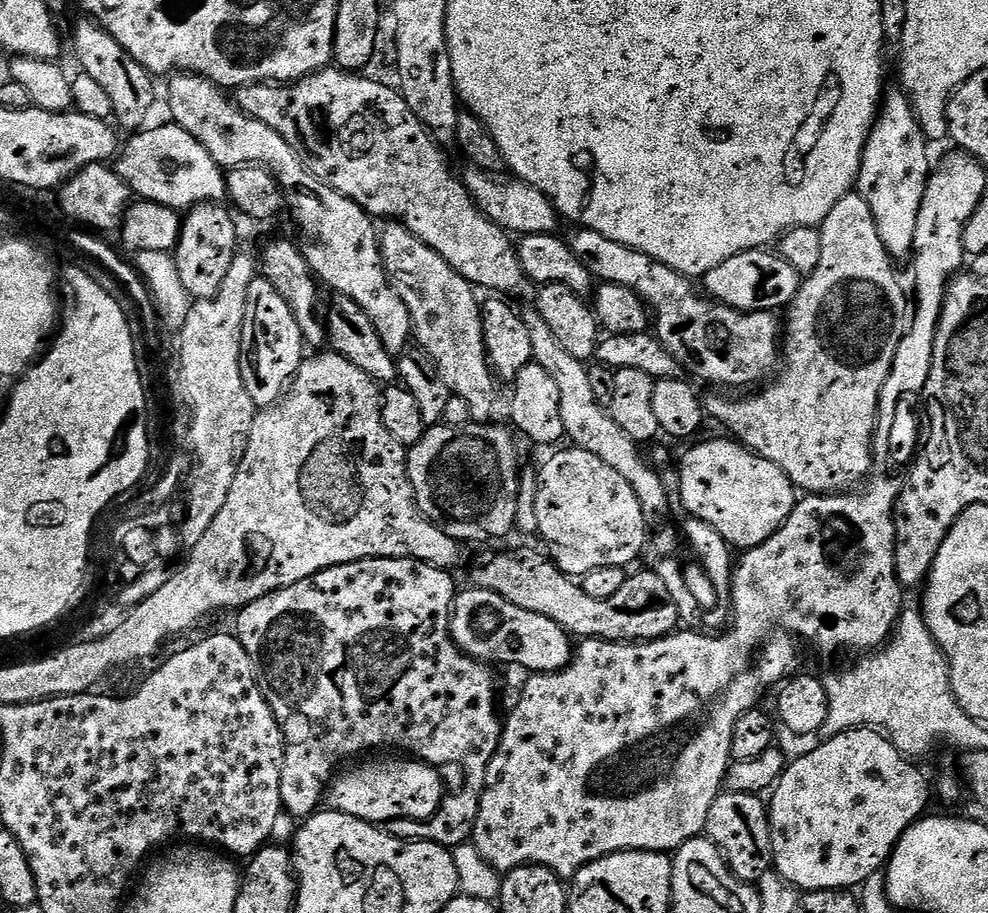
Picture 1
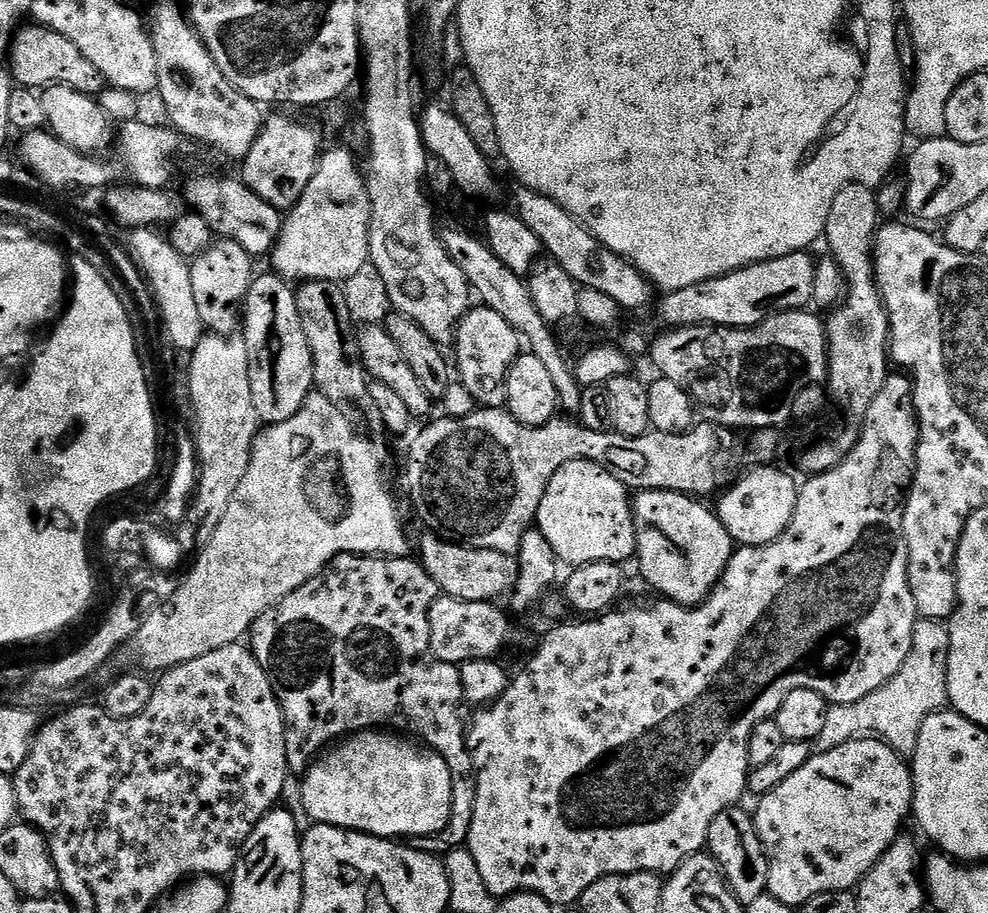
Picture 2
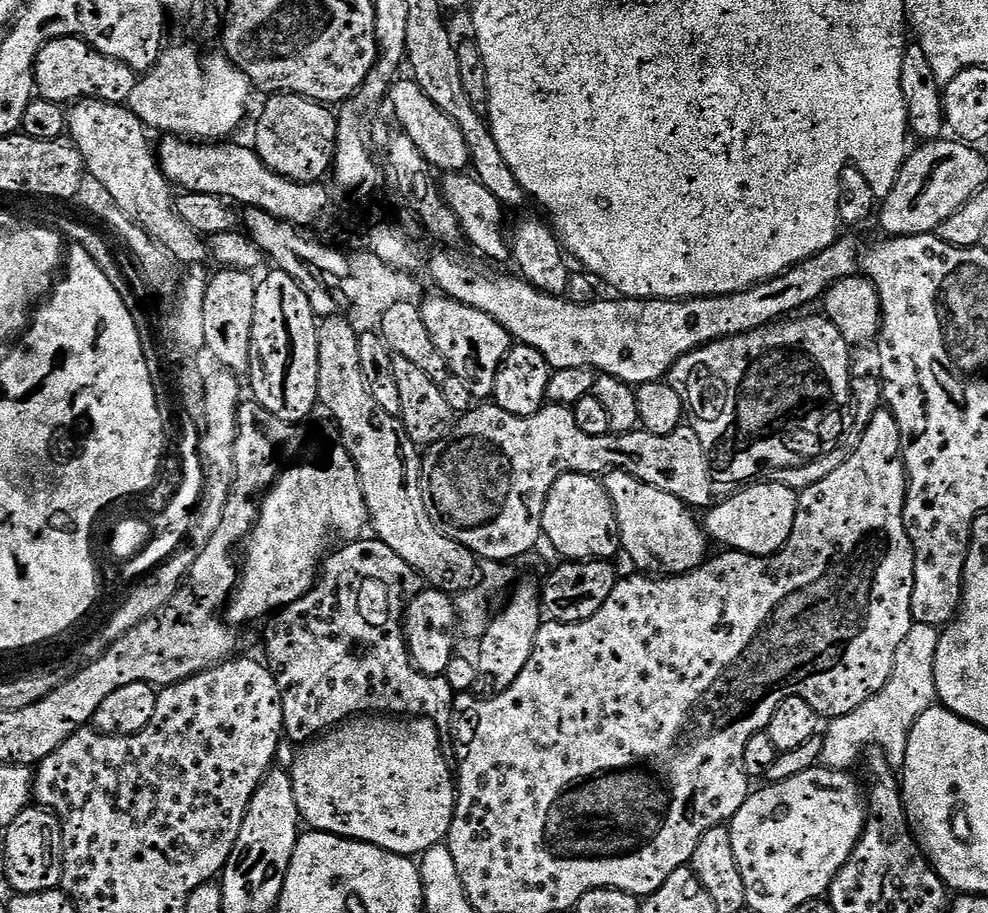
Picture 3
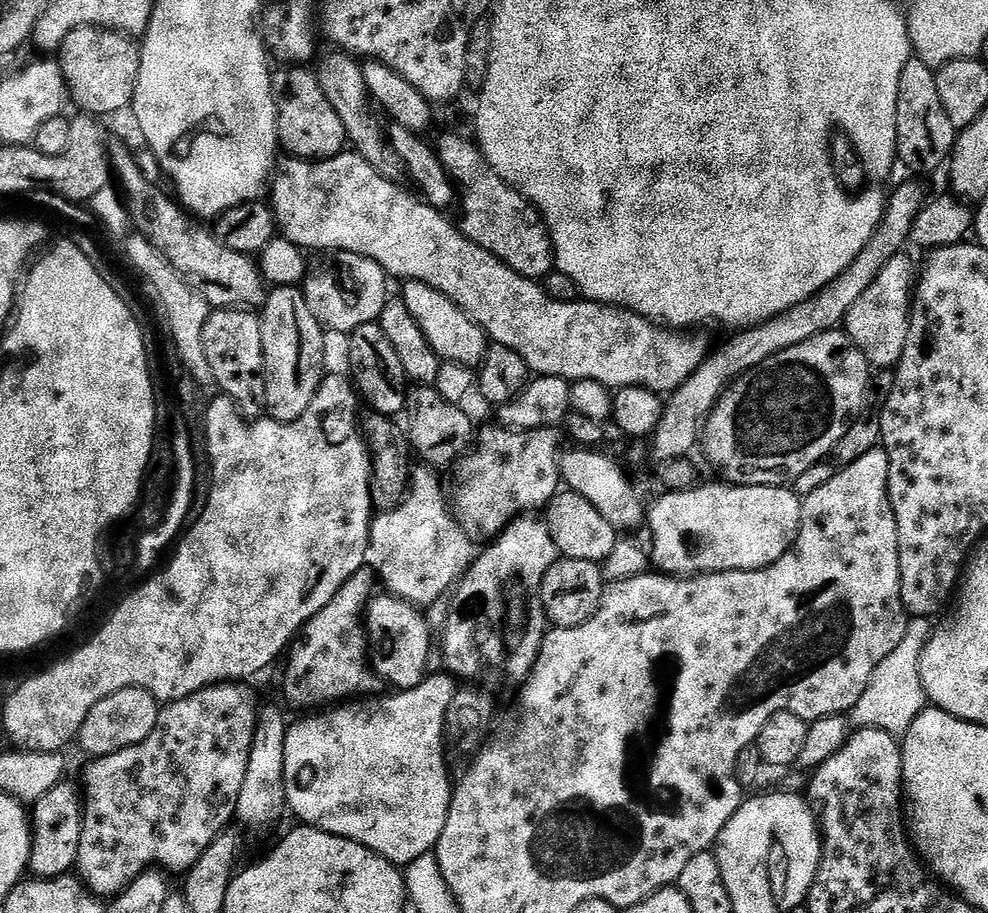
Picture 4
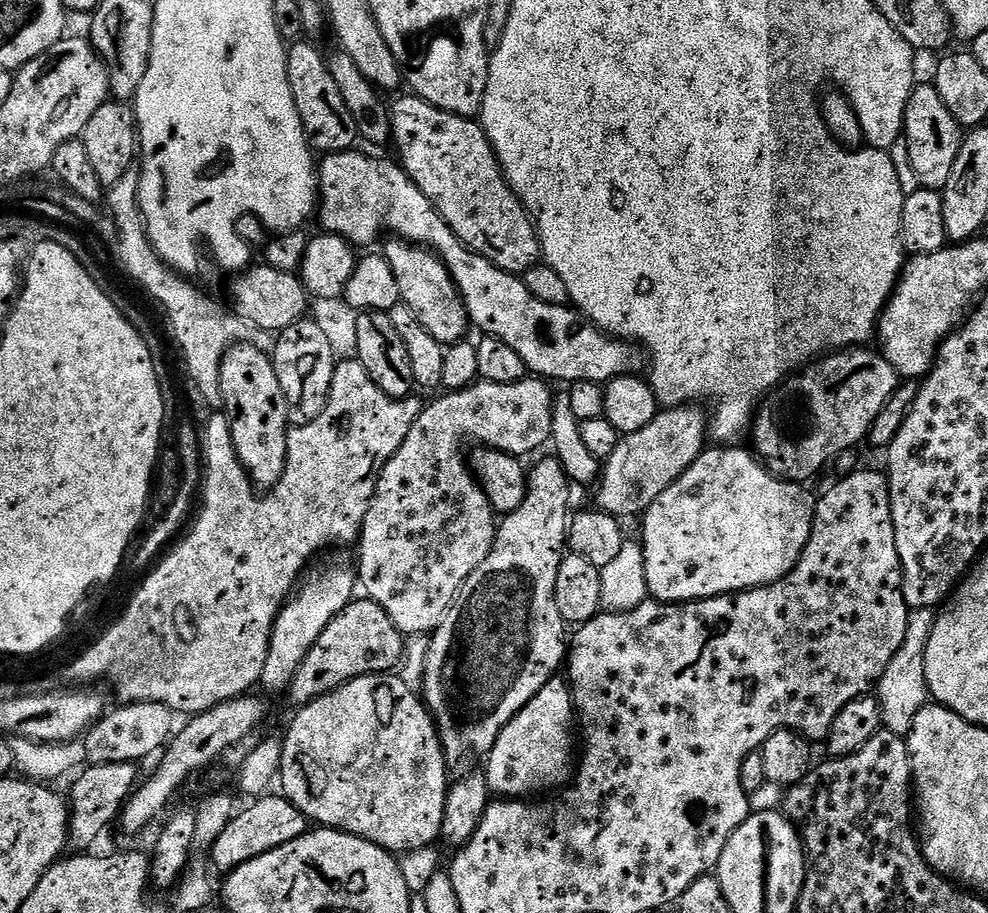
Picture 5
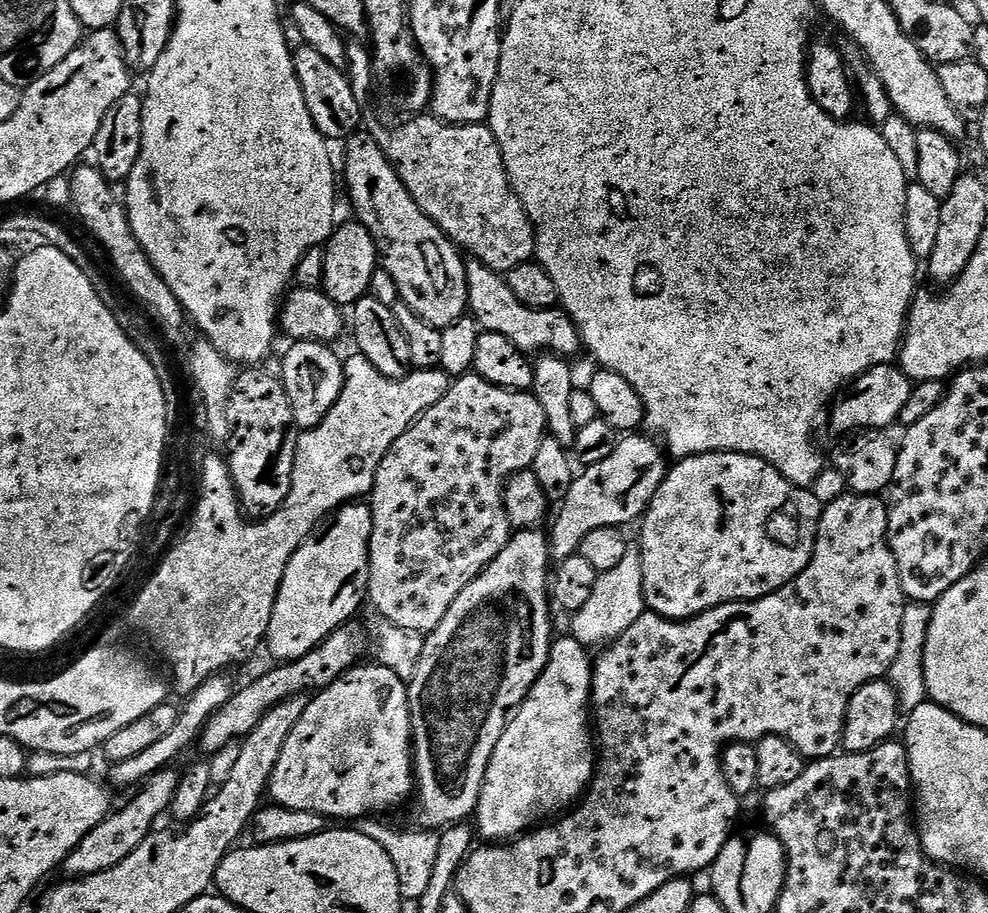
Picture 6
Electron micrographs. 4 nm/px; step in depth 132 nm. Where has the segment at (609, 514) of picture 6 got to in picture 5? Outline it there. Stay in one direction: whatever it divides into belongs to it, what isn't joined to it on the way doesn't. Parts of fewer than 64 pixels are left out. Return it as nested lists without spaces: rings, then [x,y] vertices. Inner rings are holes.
[[[668,406],[663,410],[657,411],[656,417],[650,422],[650,426],[642,426],[642,430],[627,433],[617,443],[616,448],[603,461],[602,479],[599,481],[600,493],[596,500],[599,511],[609,512],[617,518],[624,516],[639,517],[644,511],[652,505],[662,494],[662,490],[677,480],[686,469],[699,458],[701,452],[705,451],[704,432],[706,436],[706,412],[703,412],[700,406]]]

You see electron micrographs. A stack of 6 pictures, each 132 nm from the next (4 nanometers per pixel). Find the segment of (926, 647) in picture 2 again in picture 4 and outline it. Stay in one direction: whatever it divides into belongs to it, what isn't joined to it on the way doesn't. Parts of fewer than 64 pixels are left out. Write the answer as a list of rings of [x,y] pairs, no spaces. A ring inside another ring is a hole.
[[[916,618],[911,621],[896,649],[880,663],[870,686],[858,700],[850,716],[859,727],[881,728],[893,734],[903,734],[910,730],[929,703],[925,691],[925,680],[921,672],[923,654],[934,631],[927,619]]]

